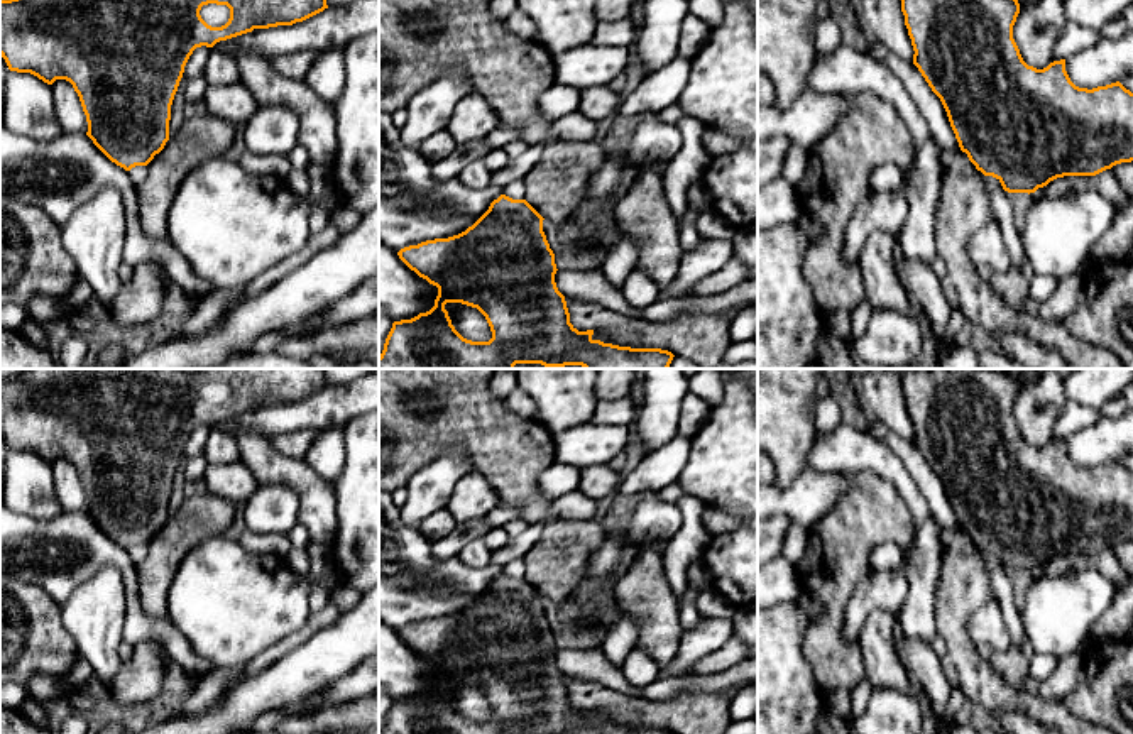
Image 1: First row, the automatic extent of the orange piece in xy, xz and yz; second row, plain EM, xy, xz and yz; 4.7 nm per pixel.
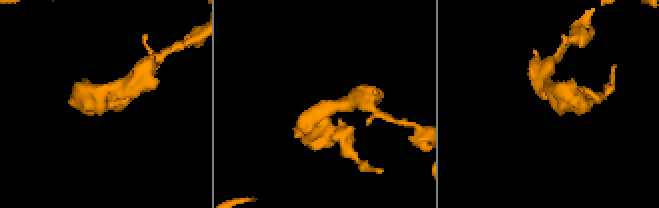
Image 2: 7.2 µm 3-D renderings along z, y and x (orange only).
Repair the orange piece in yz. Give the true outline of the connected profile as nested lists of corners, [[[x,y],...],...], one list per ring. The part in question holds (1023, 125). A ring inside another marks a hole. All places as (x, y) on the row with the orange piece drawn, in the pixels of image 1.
[[[901,0],[901,12],[915,51],[913,64],[918,68],[932,91],[940,98],[961,151],[967,154],[977,171],[984,176],[996,178],[1004,191],[1030,194],[1057,178],[1096,176],[1116,164],[1133,161],[1133,93],[1119,81],[1092,90],[1079,88],[1070,81],[1065,71],[1065,59],[1054,61],[1043,69],[1028,66],[1013,39],[1013,25],[1020,14],[1018,0]]]

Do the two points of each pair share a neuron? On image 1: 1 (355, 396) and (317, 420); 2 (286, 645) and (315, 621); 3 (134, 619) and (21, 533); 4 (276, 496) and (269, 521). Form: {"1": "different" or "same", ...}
{"1": "same", "2": "same", "3": "same", "4": "same"}

